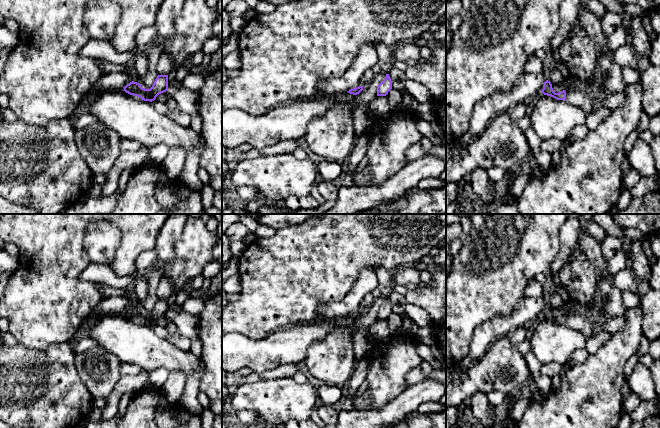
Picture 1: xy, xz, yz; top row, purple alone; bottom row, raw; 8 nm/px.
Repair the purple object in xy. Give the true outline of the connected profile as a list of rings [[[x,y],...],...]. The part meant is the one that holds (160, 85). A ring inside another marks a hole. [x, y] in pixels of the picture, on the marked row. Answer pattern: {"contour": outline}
{"contour": [[[158,75],[150,89],[142,88],[139,83],[132,81],[124,87],[124,91],[152,102],[159,94],[168,91],[168,75]]]}

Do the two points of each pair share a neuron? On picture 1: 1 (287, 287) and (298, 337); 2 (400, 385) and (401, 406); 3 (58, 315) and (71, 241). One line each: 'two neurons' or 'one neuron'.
1: two neurons
2: two neurons
3: one neuron

